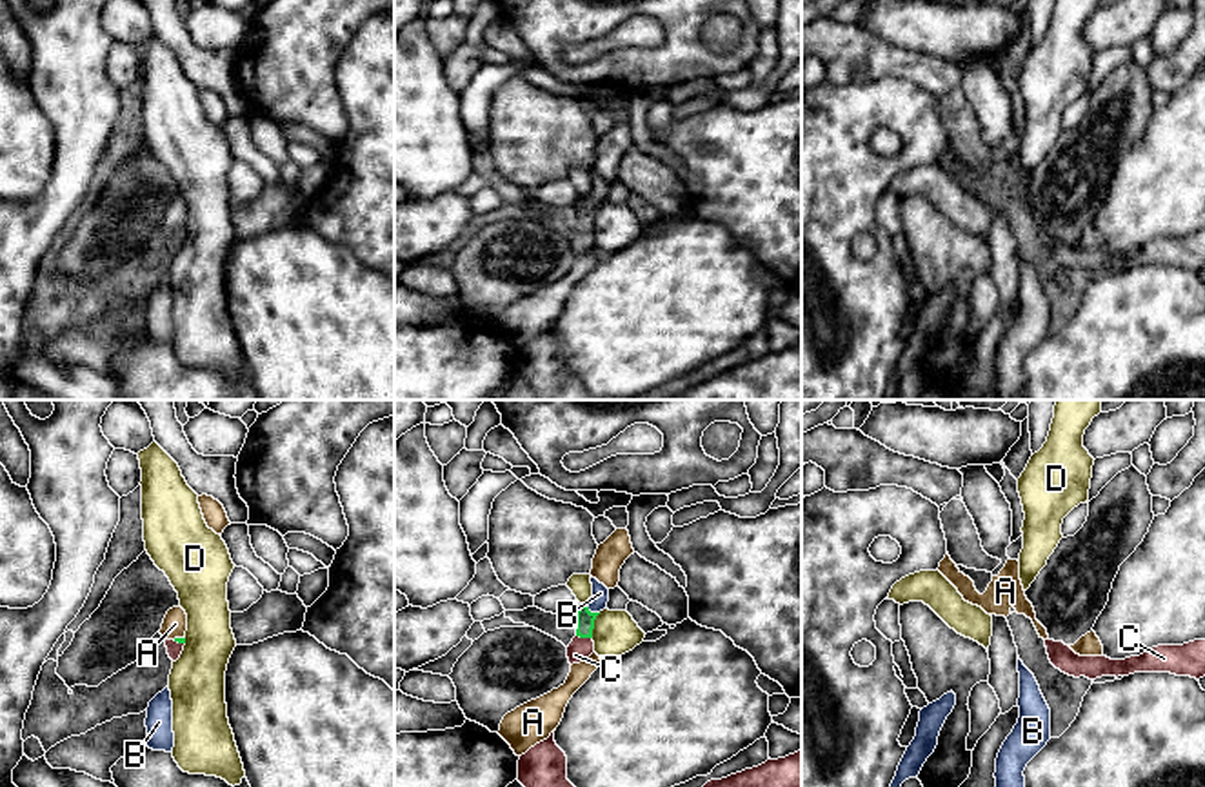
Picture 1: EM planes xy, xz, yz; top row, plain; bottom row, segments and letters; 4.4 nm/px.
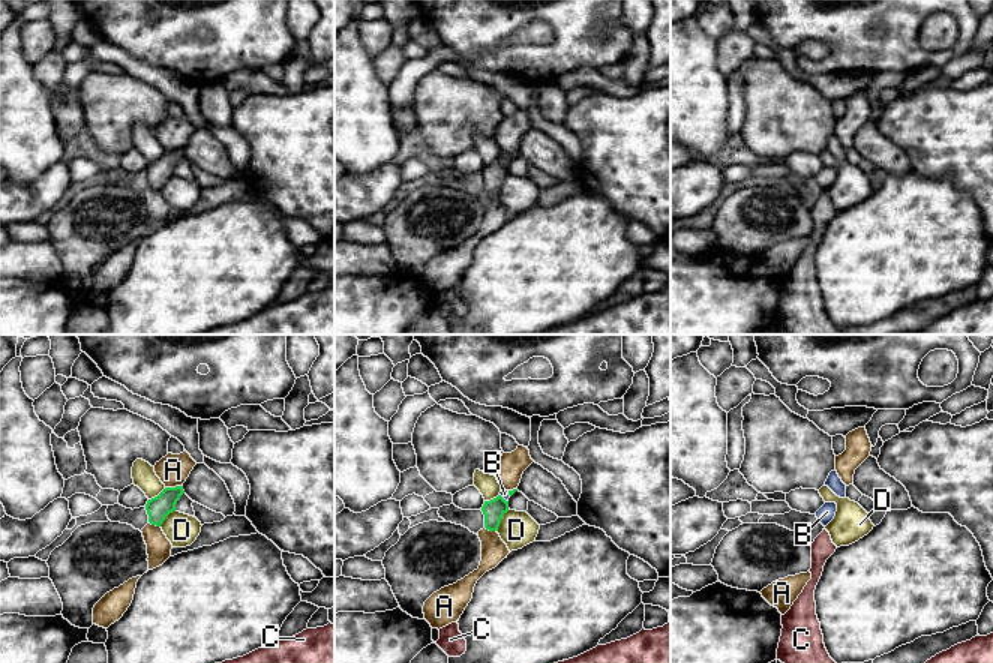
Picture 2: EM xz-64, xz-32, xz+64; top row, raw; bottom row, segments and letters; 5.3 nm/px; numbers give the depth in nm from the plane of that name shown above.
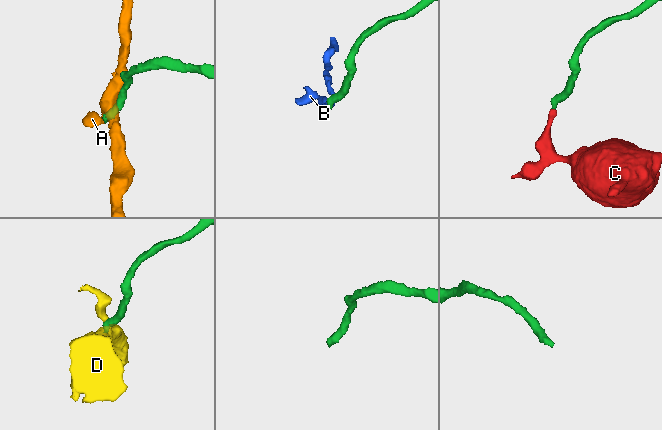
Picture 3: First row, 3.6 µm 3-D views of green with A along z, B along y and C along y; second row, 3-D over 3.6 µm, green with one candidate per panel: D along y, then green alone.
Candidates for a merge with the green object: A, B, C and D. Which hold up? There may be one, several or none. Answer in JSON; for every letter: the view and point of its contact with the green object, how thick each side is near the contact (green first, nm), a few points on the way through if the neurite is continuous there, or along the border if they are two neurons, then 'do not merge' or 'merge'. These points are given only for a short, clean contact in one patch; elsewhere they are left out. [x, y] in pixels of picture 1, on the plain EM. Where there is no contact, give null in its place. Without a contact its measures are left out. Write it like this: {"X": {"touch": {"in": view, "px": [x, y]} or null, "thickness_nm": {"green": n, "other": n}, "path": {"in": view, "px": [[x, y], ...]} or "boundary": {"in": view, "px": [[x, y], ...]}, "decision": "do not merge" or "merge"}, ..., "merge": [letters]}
{"A": {"touch": {"in": "xy", "px": [177, 231]}, "thickness_nm": {"green": 30, "other": 110}, "decision": "do not merge"}, "B": {"touch": {"in": "xz", "px": [589, 204]}, "thickness_nm": {"green": 80, "other": 80}, "boundary": {"in": "xz", "px": [[584, 197], [598, 206]]}, "decision": "do not merge"}, "C": {"touch": {"in": "xz", "px": [584, 229]}, "thickness_nm": {"green": 80, "other": 100}, "path": {"in": "xz", "px": [[584, 209], [584, 229], [578, 242]]}, "decision": "merge"}, "D": {"touch": {"in": "xz", "px": [593, 219]}, "thickness_nm": {"green": 80, "other": 200}, "boundary": {"in": "xz", "px": [[600, 206], [593, 217], [591, 229]]}, "decision": "do not merge"}, "merge": ["C"]}

